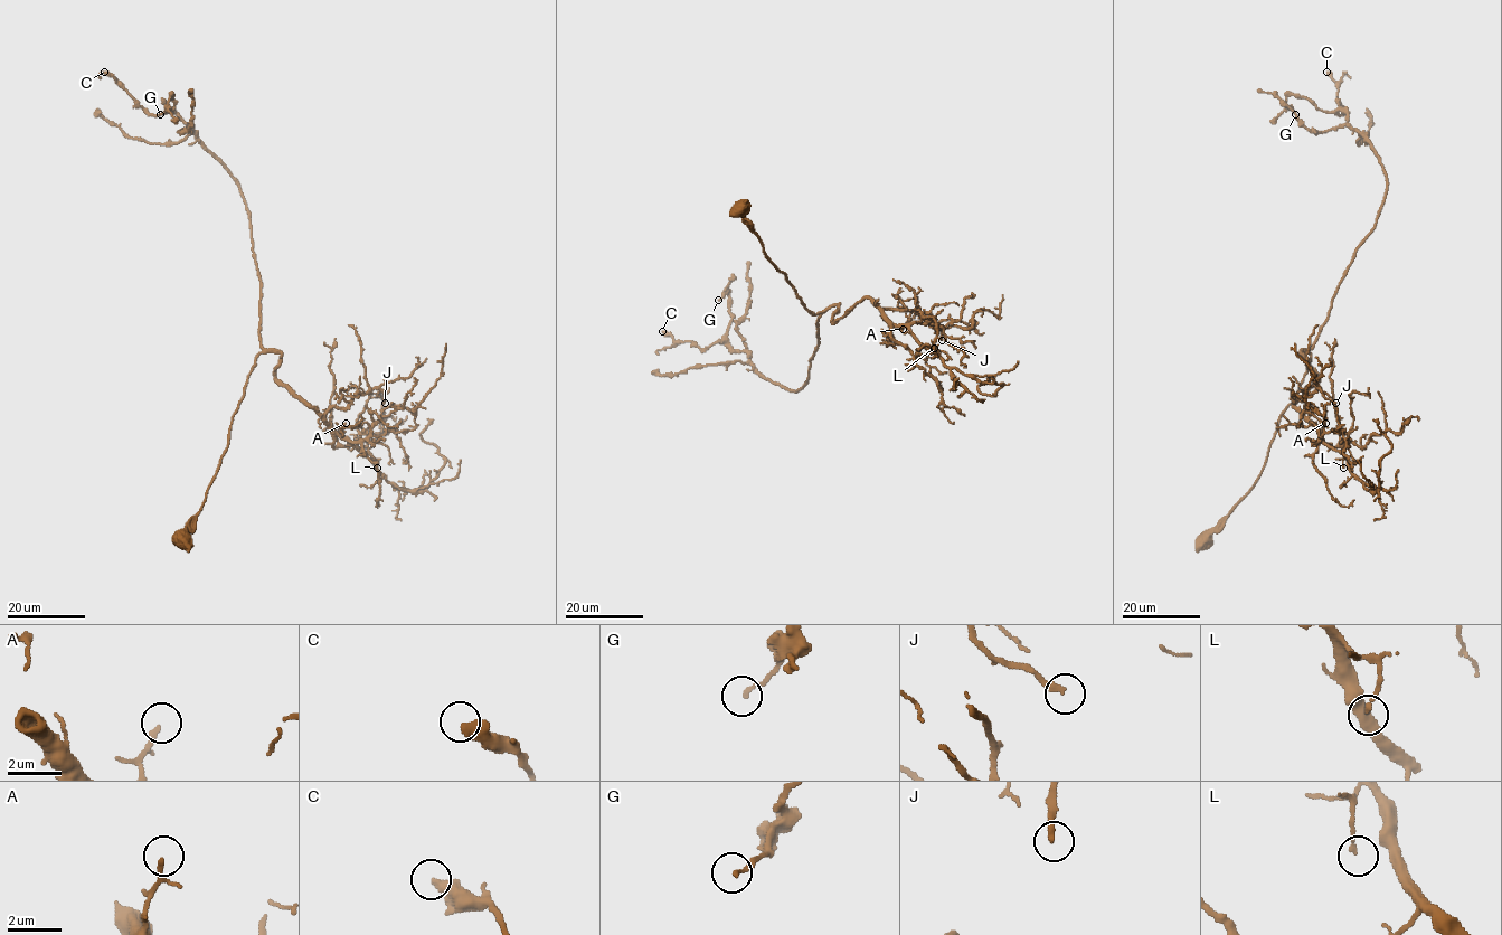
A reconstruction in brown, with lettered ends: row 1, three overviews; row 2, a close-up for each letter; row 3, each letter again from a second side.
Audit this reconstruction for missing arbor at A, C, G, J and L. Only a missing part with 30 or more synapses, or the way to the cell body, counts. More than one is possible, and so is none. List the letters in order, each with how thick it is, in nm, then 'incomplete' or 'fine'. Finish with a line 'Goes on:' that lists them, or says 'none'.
A: 130 nm thick; fine
C: 480 nm thick; fine
G: 160 nm thick; fine
J: 240 nm thick; fine
L: 130 nm thick; fine
Goes on: none

